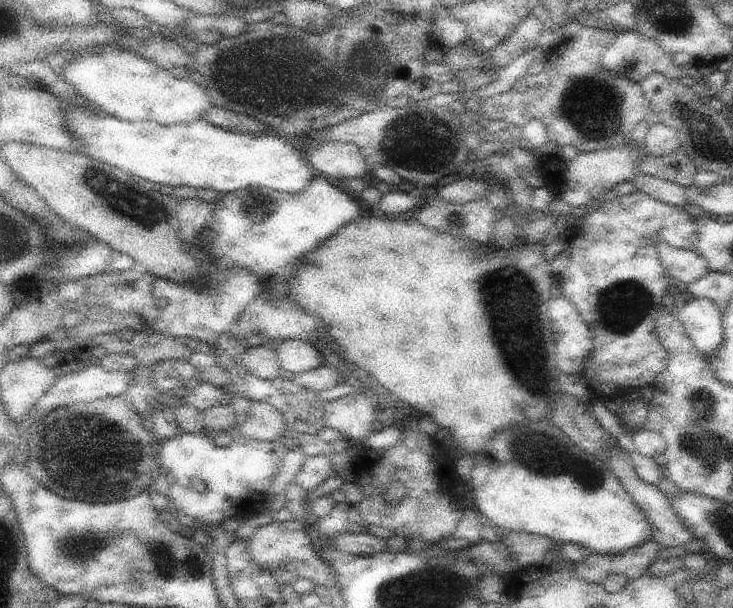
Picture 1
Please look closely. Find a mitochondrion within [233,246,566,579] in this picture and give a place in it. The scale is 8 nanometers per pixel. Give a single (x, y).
(509, 298)

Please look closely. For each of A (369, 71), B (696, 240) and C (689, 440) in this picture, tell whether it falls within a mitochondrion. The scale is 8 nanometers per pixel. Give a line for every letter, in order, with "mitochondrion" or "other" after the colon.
A: mitochondrion
B: other
C: mitochondrion

